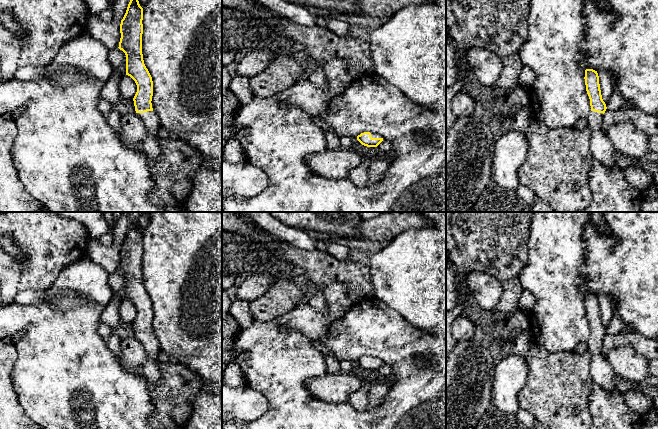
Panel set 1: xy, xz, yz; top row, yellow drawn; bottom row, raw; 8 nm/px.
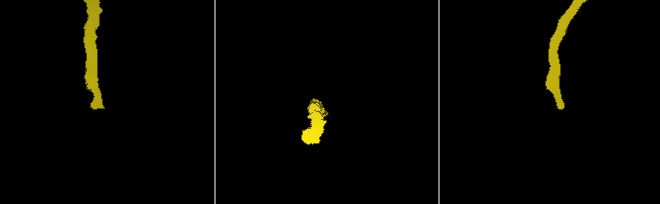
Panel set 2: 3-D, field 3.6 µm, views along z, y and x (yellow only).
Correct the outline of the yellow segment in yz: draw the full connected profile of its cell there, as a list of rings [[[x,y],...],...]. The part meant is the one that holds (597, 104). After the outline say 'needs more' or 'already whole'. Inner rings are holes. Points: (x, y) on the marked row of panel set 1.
[[[593,69],[585,70],[586,91],[590,99],[591,112],[587,119],[592,130],[590,151],[593,159],[611,169],[619,169],[614,160],[614,147],[602,128],[603,114],[607,107],[602,99],[599,76]]]; needs more

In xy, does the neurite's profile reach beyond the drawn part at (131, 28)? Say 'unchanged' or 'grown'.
grown

